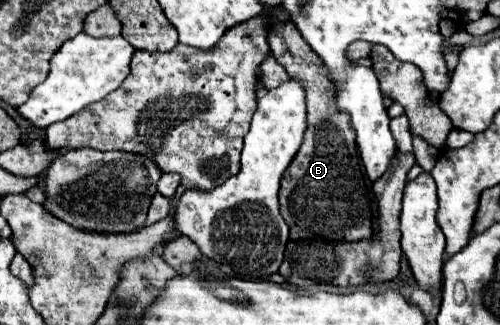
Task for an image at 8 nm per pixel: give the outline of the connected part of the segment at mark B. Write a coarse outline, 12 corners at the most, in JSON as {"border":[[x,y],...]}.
{"border":[[292,22],[268,34],[306,92],[308,128],[280,186],[290,240],[368,240],[350,116]]}

